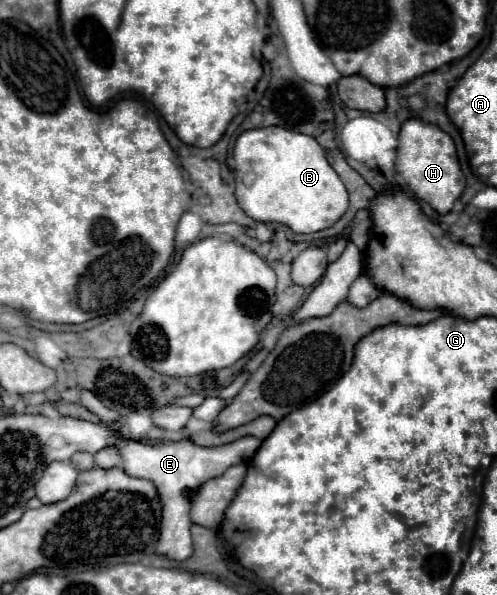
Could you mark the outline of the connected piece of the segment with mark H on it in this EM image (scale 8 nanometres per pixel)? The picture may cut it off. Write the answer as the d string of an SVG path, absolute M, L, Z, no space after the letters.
M410 119L400 129L400 145L396 151L396 171L406 181L408 189L414 197L428 203L440 215L450 213L454 201L462 195L466 187L466 179L460 171L456 159L456 147L448 133L438 129L436 125L424 123L420 119Z

